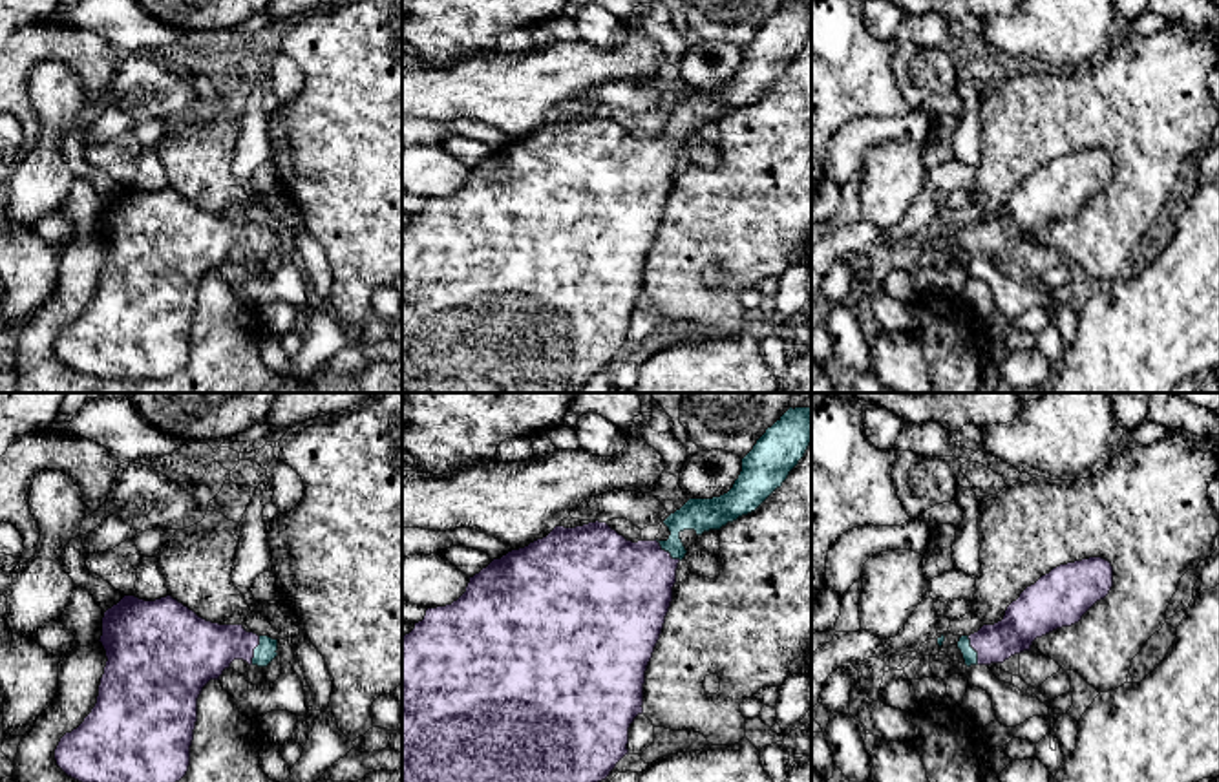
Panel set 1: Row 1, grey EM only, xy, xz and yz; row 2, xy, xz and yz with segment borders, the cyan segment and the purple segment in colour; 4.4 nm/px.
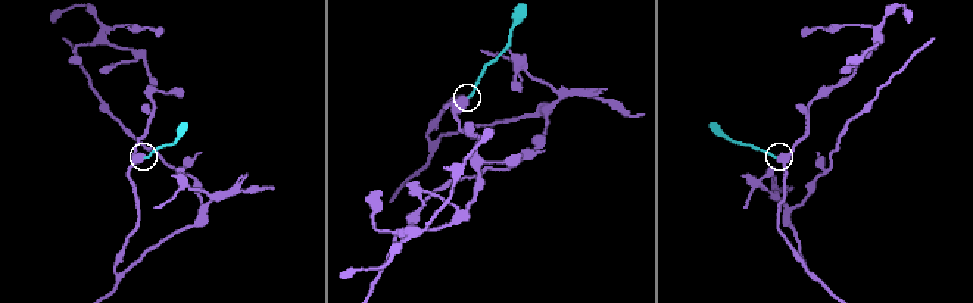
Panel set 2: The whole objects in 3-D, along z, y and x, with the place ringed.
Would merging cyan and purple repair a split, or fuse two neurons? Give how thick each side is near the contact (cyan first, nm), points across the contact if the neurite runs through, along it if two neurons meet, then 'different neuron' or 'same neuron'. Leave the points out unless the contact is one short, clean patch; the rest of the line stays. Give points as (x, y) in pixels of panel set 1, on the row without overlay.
140 nm thick on the cyan side, 420 nm on the other; runs through xz (697, 105), (675, 121), (667, 141), (625, 179); same neuron

